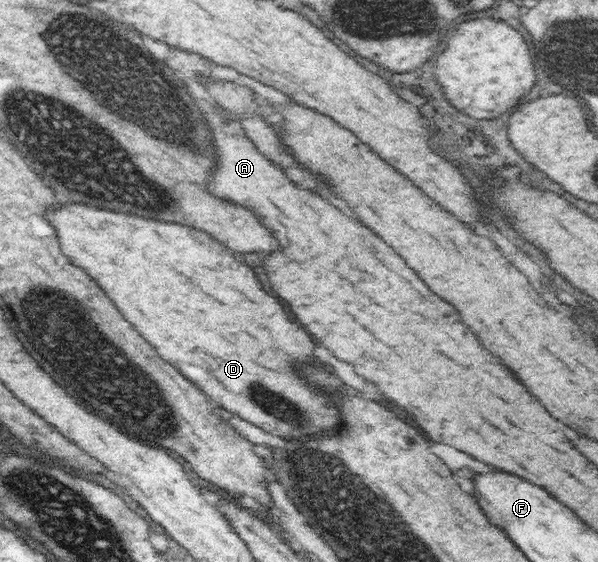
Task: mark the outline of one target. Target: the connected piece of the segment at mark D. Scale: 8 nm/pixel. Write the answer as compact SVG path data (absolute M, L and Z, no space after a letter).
M68 201L48 207L44 219L56 229L60 253L68 257L74 267L80 267L92 277L142 339L150 343L164 361L176 365L186 379L212 397L215 406L280 437L314 435L338 421L330 403L322 395L310 391L290 371L292 361L312 359L314 345L306 333L300 331L296 323L288 321L288 315L274 297L260 289L252 269L228 255L226 247L208 233L198 233L192 227L178 223L152 221L132 213Z

